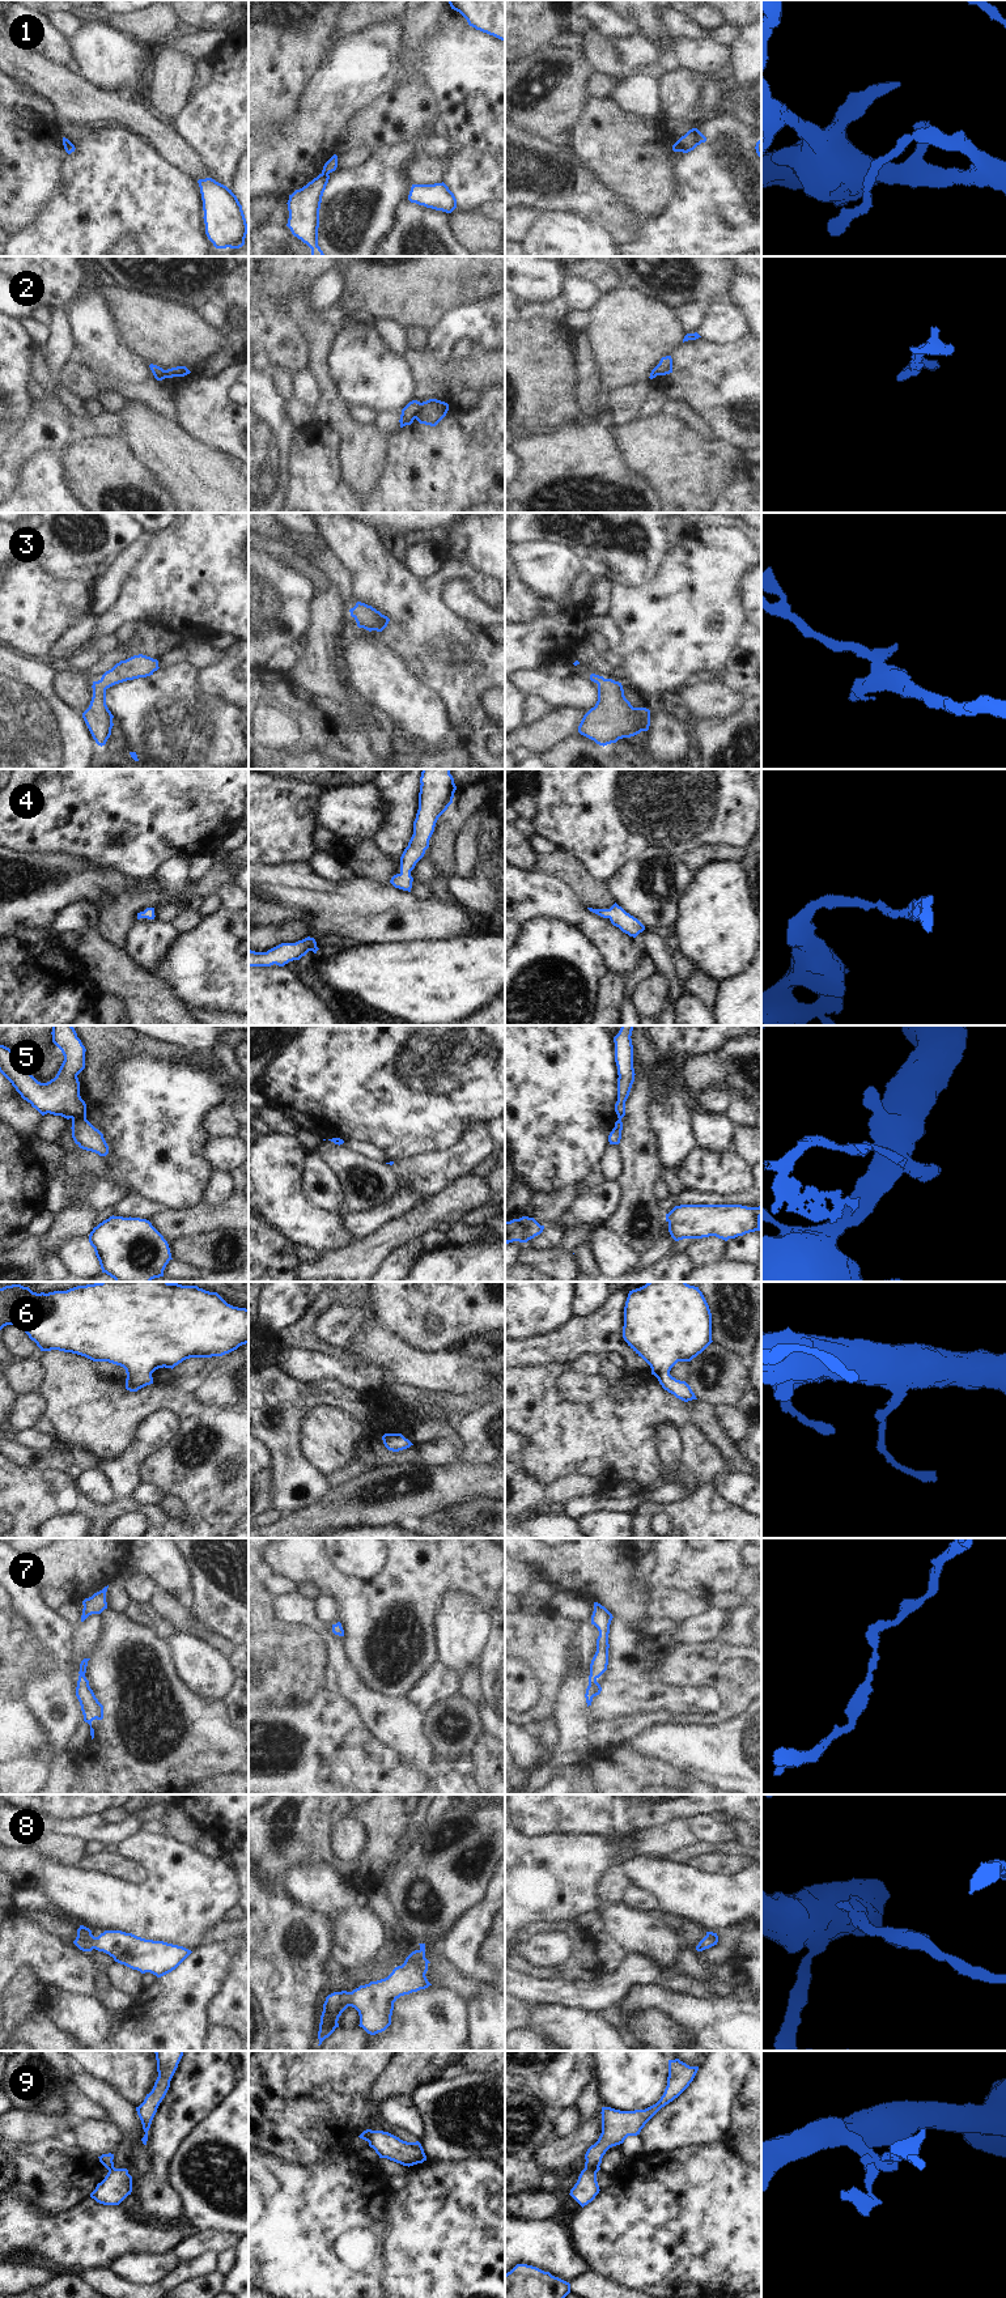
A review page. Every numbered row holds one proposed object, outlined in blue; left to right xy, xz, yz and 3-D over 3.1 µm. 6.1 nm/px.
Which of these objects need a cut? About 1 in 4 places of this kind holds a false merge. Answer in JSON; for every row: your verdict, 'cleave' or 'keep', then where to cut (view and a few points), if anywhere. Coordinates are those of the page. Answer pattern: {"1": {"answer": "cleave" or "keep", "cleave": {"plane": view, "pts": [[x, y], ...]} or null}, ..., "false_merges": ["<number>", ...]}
{"1": {"answer": "cleave", "cleave": {"plane": "xz", "pts": [[322, 173], [327, 175]]}}, "2": {"answer": "keep", "cleave": null}, "3": {"answer": "keep", "cleave": null}, "4": {"answer": "keep", "cleave": null}, "5": {"answer": "cleave", "cleave": {"plane": "xy", "pts": [[85, 1117], [75, 1117], [72, 1120]]}}, "6": {"answer": "keep", "cleave": null}, "7": {"answer": "keep", "cleave": null}, "8": {"answer": "keep", "cleave": null}, "9": {"answer": "cleave", "cleave": {"plane": "yz", "pts": [[585, 2166], [598, 2167]]}}, "false_merges": ["1", "5", "9"]}

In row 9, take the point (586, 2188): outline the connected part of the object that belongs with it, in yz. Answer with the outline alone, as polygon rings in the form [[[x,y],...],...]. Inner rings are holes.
[[[585,2167],[574,2187],[570,2189],[570,2196],[583,2208],[591,2203],[599,2193],[599,2186],[597,2182],[597,2172],[600,2167]]]

